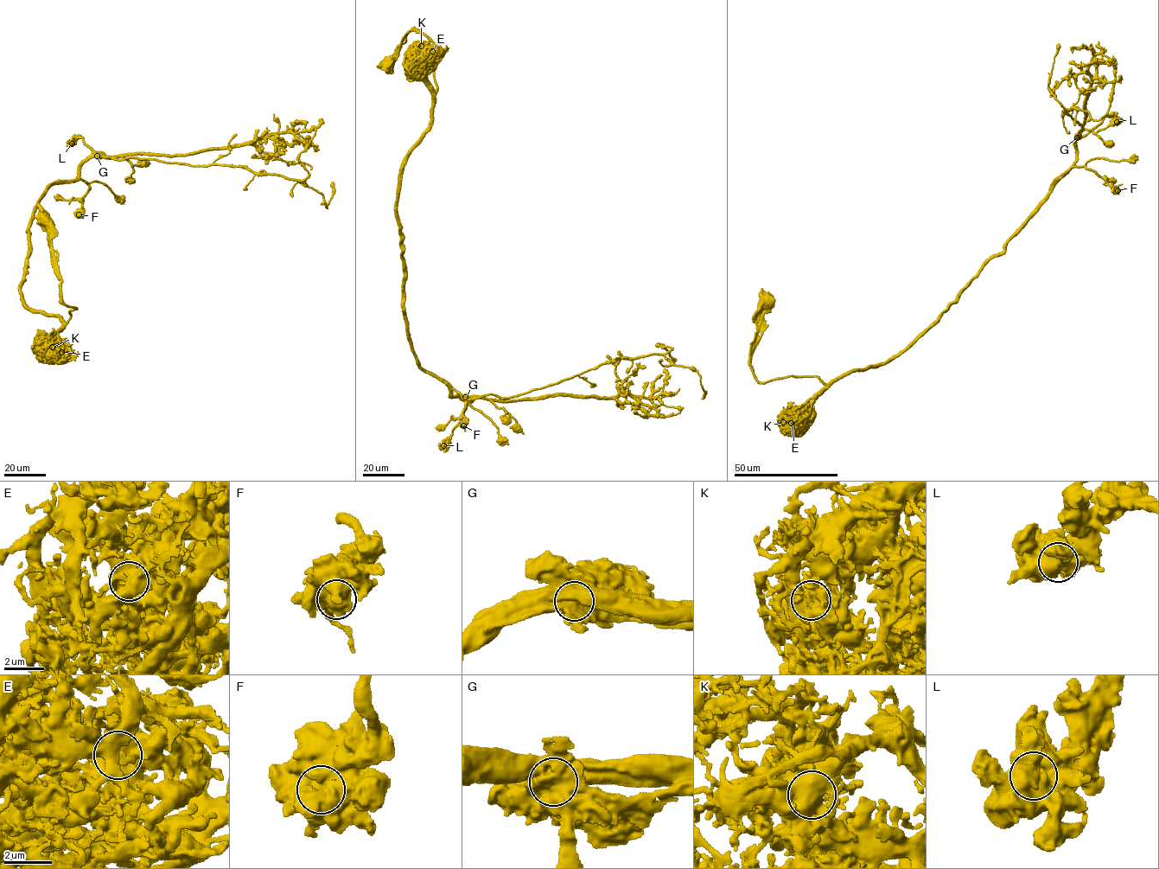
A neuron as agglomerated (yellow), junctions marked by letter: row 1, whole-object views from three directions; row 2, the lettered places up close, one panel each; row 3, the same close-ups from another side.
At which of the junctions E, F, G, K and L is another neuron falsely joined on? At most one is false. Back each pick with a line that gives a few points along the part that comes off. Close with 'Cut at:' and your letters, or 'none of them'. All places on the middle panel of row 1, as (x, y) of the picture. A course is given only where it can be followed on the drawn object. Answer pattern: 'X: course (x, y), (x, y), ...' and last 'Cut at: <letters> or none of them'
G: course (465, 398), (518, 396), (612, 361), (654, 354), (696, 370), (704, 391), (702, 398)
Cut at: G

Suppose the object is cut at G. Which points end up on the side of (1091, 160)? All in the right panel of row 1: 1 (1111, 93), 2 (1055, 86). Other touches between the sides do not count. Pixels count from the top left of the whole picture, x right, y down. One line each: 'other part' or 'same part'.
1: other part
2: same part

